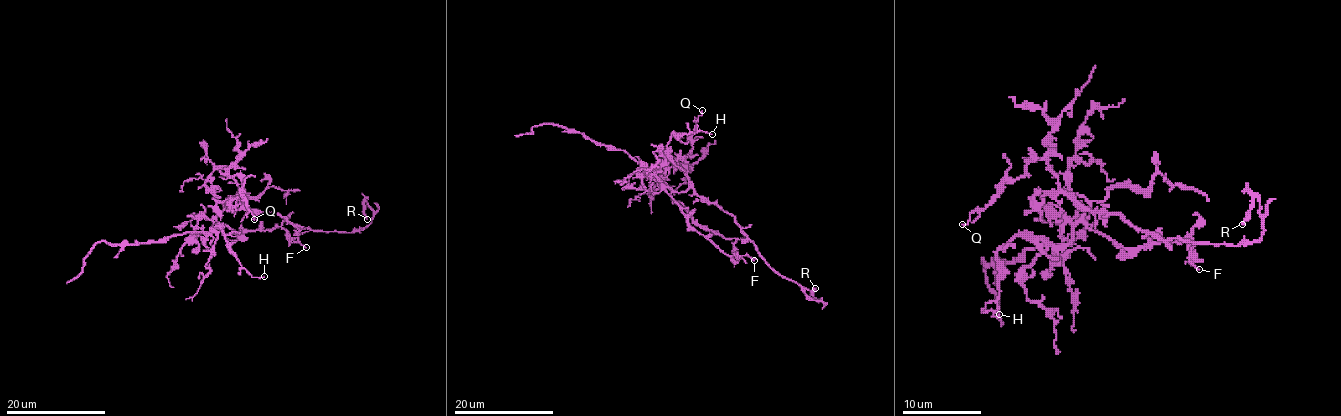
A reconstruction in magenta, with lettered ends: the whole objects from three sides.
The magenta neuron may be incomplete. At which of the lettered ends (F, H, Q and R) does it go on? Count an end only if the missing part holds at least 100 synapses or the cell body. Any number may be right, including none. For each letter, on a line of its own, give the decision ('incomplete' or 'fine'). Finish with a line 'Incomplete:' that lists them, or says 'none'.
F: fine
H: fine
Q: fine
R: fine
Incomplete: none

